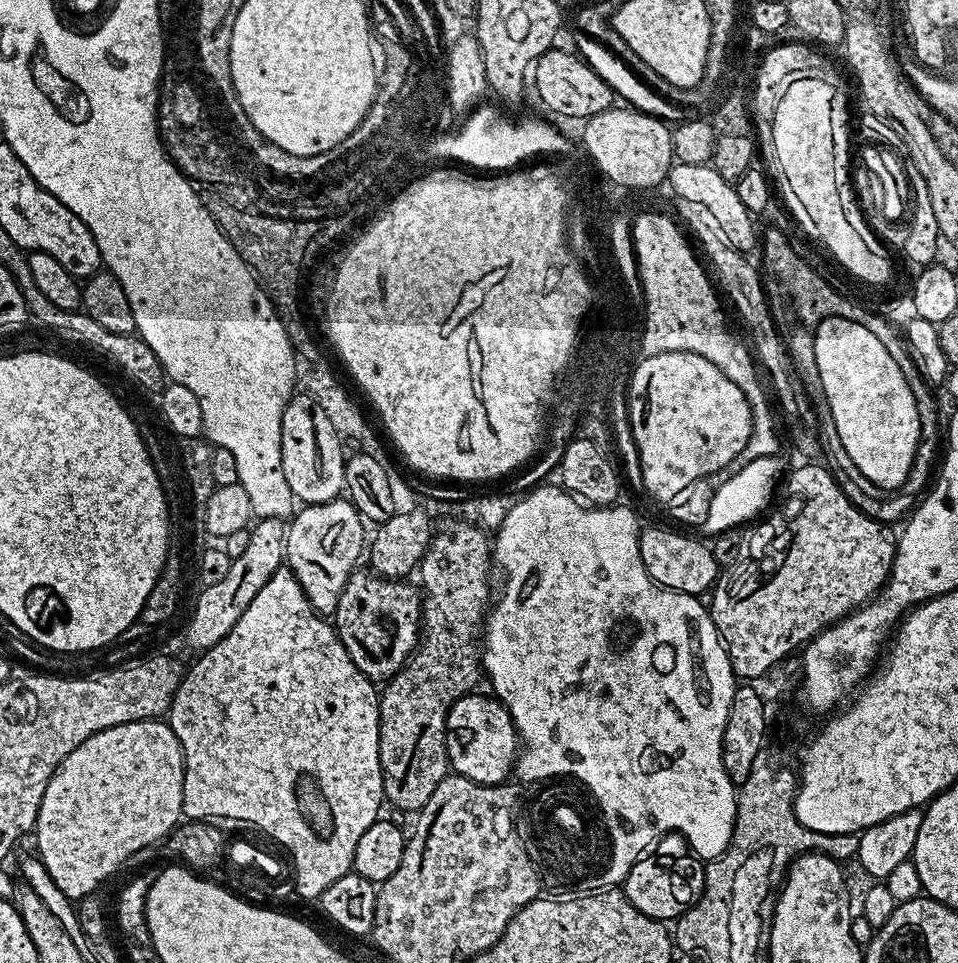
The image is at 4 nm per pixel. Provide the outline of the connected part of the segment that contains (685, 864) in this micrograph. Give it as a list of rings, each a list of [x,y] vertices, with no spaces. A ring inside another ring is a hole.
[[[695,855],[648,856],[637,859],[630,874],[622,881],[622,891],[628,901],[642,914],[655,920],[672,922],[700,901],[704,889],[705,861]]]

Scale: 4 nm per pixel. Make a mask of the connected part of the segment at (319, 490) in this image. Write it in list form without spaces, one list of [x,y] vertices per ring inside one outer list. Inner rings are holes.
[[[311,394],[293,395],[282,410],[282,470],[293,497],[304,504],[321,504],[337,499],[345,491],[345,445],[334,430],[326,410]]]

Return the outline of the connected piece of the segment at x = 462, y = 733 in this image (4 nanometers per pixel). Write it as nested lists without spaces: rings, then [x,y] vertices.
[[[469,694],[448,707],[446,754],[451,771],[479,784],[502,784],[518,764],[518,733],[510,714],[495,695]]]

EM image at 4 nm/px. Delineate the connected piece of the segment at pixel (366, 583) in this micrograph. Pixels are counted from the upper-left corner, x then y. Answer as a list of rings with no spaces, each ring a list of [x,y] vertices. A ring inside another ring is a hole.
[[[357,570],[346,582],[345,596],[338,598],[338,606],[334,613],[336,634],[341,638],[347,637],[348,628],[344,624],[349,624],[352,628],[360,627],[360,656],[358,652],[360,672],[373,682],[391,680],[408,663],[408,657],[416,651],[416,646],[420,642],[422,635],[422,596],[415,587],[413,588],[403,579],[387,580],[385,576],[378,576],[371,570],[365,570],[365,572]],[[351,596],[360,596],[360,608],[351,608],[348,605]]]

